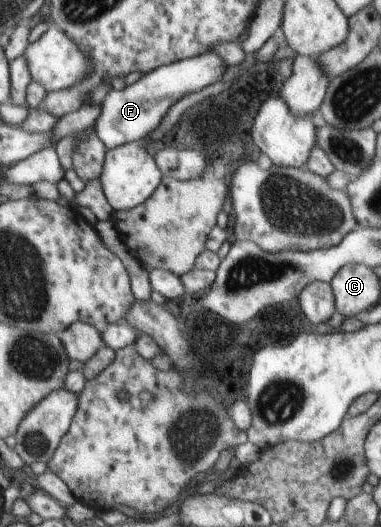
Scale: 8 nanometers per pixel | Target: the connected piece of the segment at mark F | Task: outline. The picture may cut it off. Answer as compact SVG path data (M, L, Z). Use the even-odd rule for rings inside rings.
M215 52L201 53L156 68L123 90L112 90L106 94L101 105L101 113L94 124L96 135L106 146L107 150L141 140L157 128L167 110L187 94L199 92L205 86L219 81L229 70L229 65Z

